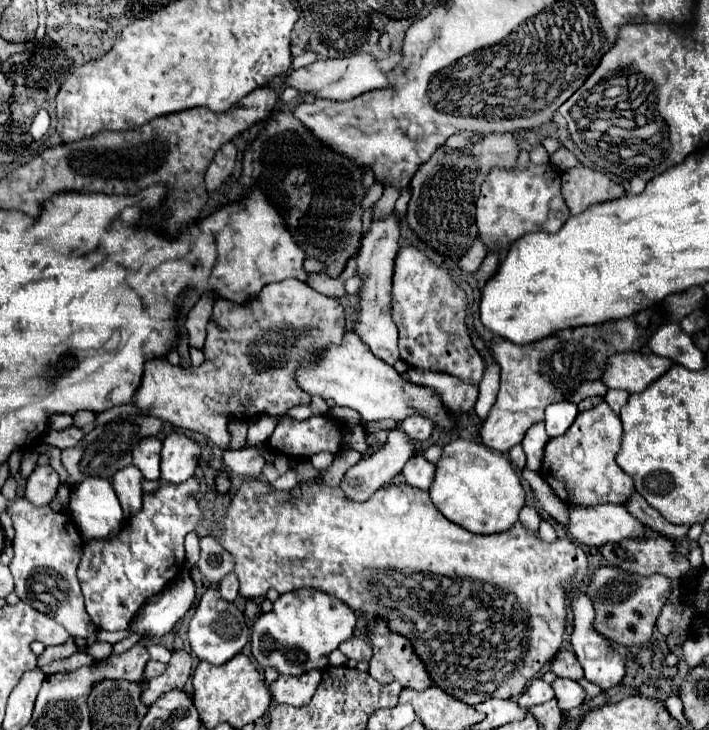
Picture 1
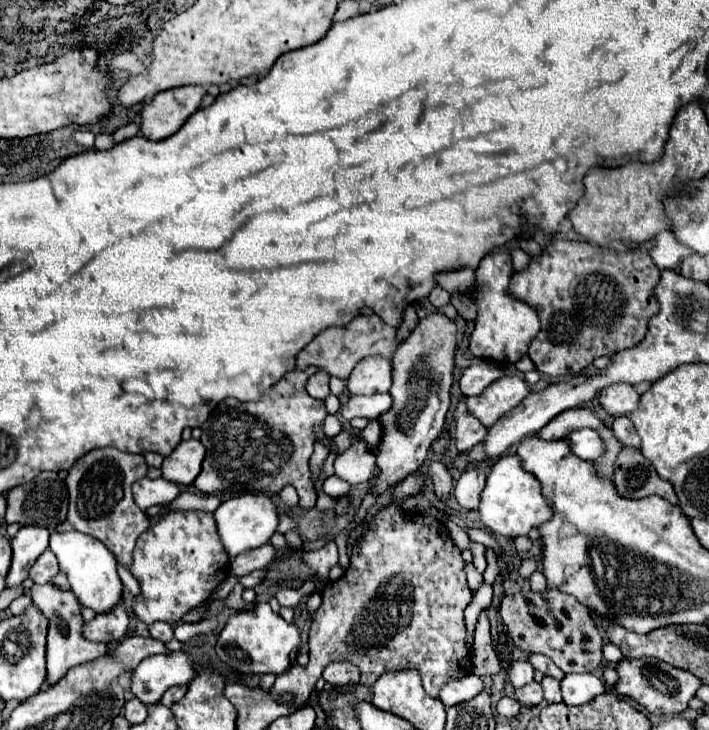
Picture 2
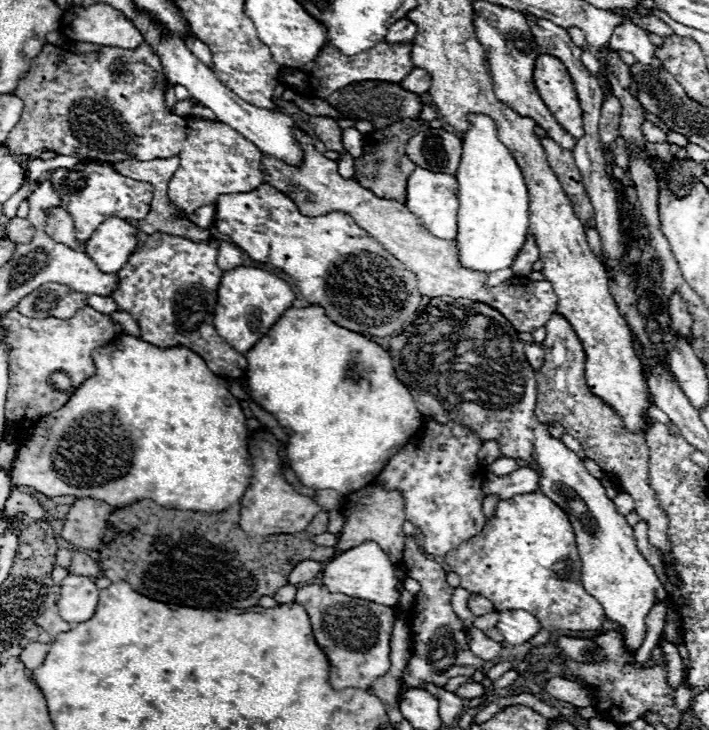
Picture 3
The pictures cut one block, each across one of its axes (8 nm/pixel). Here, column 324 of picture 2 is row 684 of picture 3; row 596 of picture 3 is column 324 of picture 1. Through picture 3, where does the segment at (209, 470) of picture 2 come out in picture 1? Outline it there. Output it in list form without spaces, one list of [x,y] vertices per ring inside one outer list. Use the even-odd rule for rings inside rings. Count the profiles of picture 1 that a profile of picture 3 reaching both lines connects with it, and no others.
[[[280,416],[266,444],[290,458],[310,458],[322,450],[336,454],[340,440],[342,432],[328,416],[312,416],[308,420]]]

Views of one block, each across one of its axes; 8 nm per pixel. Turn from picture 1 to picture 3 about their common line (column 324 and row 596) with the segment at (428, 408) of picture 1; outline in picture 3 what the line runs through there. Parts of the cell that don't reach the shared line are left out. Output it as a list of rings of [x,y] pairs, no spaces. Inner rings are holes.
[[[364,542],[354,550],[346,550],[344,554],[336,556],[322,572],[322,582],[330,592],[340,592],[346,596],[370,600],[382,606],[396,606],[398,604],[398,578],[394,574],[394,564],[390,562],[388,554],[376,542]]]

